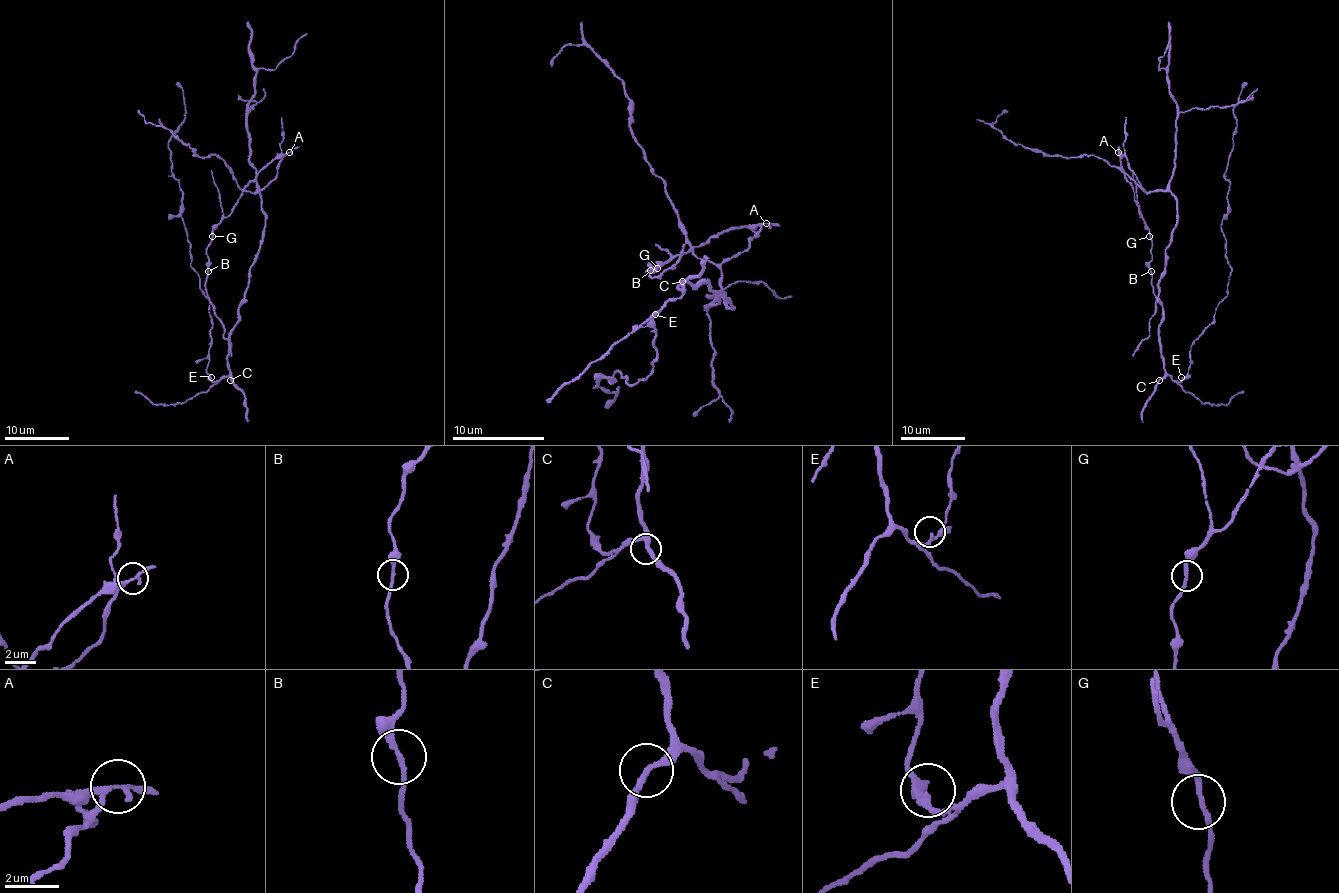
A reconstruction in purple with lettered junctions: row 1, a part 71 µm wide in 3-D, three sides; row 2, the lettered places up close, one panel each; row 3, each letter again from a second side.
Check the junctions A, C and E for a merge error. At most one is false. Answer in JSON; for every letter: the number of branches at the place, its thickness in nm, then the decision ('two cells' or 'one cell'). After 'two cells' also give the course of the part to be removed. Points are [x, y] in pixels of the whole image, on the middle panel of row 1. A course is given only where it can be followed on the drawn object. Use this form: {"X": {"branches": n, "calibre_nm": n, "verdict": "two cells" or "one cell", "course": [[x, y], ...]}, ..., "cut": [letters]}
{"A": {"branches": 2, "calibre_nm": 220, "verdict": "two cells", "course": [[765, 224], [717, 233], [708, 242], [648, 272], [657, 277], [673, 268], [685, 245]]}, "C": {"branches": 2, "calibre_nm": 240, "verdict": "one cell"}, "E": {"branches": 2, "calibre_nm": 220, "verdict": "one cell"}, "cut": ["A"]}

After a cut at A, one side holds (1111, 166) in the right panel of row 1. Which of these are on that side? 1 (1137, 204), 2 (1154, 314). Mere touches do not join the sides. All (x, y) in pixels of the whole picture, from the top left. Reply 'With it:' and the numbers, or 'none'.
With it: none

